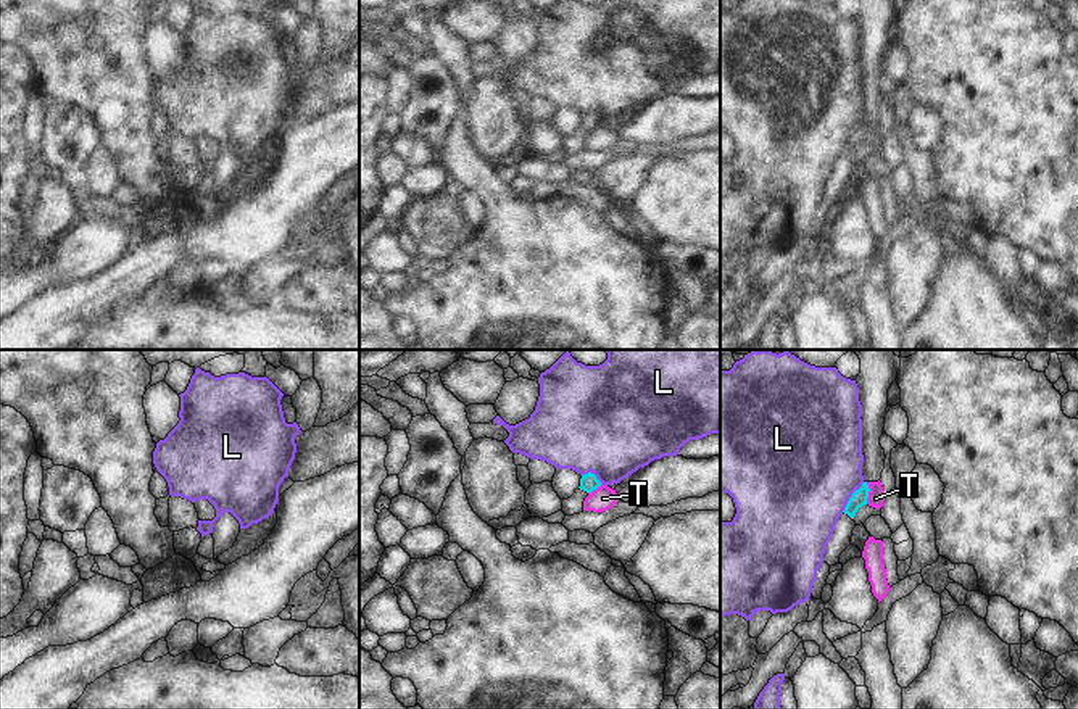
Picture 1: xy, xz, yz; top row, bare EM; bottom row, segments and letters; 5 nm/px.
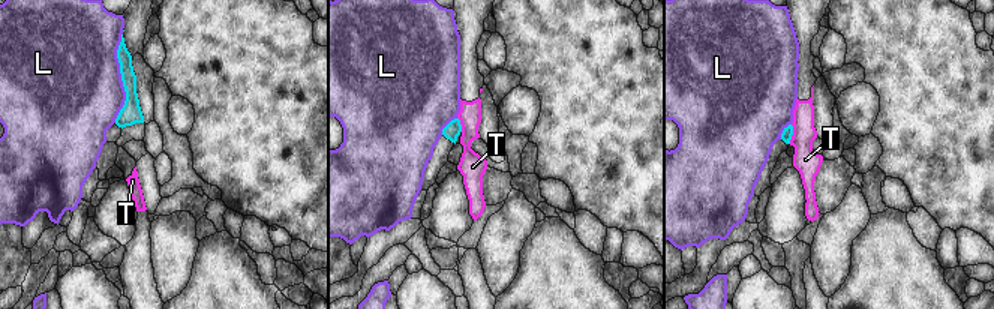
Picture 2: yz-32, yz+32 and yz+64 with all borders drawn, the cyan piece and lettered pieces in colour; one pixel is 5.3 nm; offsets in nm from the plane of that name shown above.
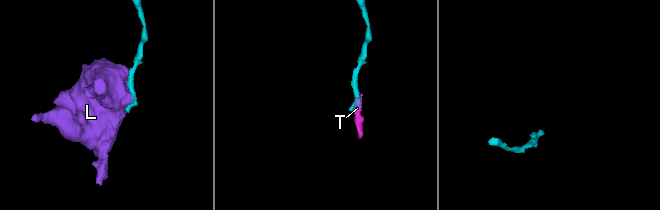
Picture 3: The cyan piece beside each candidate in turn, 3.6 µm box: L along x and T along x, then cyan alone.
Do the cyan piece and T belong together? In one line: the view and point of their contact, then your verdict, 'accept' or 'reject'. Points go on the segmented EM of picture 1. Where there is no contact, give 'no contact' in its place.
contact yz (867, 493); reject

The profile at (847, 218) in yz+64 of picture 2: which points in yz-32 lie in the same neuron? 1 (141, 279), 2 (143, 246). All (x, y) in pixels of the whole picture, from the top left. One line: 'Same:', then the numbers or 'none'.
Same: none

